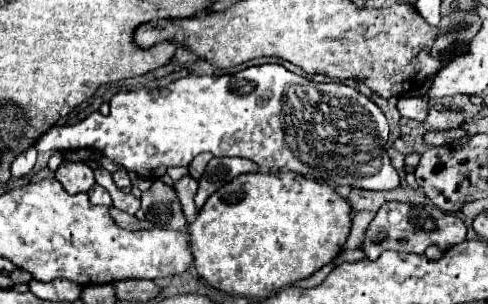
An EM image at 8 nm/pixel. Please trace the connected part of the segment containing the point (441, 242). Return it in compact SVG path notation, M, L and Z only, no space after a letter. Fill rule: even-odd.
M388 201L382 205L378 215L370 223L362 249L366 251L368 259L378 259L378 255L388 249L402 251L402 253L424 253L426 247L436 245L442 251L446 251L446 249L462 243L464 239L466 239L466 225L462 219L458 219L450 213L444 213L434 205L410 205L410 203ZM390 217L402 217L402 219L392 223Z

